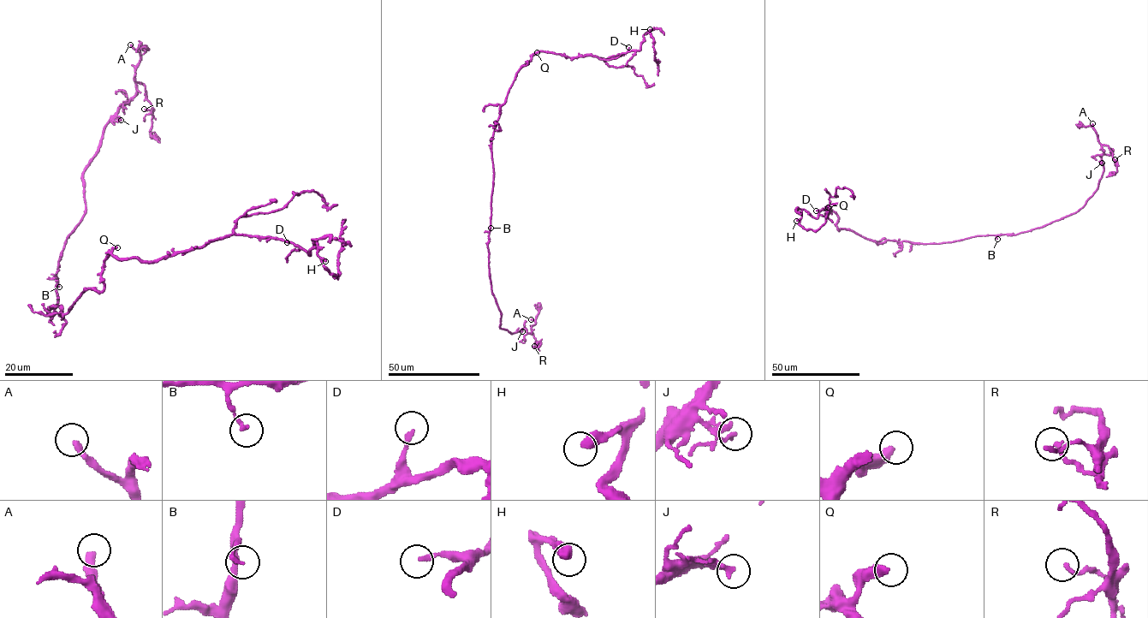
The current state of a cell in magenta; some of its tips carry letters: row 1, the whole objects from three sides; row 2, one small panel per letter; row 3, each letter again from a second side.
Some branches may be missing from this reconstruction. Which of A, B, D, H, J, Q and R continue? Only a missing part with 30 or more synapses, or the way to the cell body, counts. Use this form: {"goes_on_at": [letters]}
{"goes_on_at": ["A"]}

